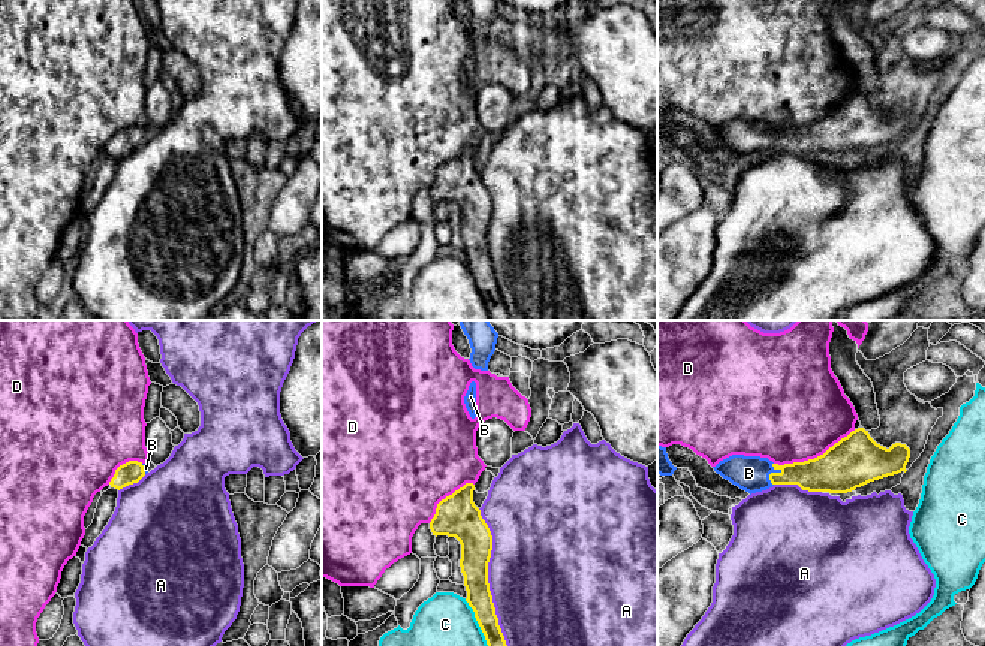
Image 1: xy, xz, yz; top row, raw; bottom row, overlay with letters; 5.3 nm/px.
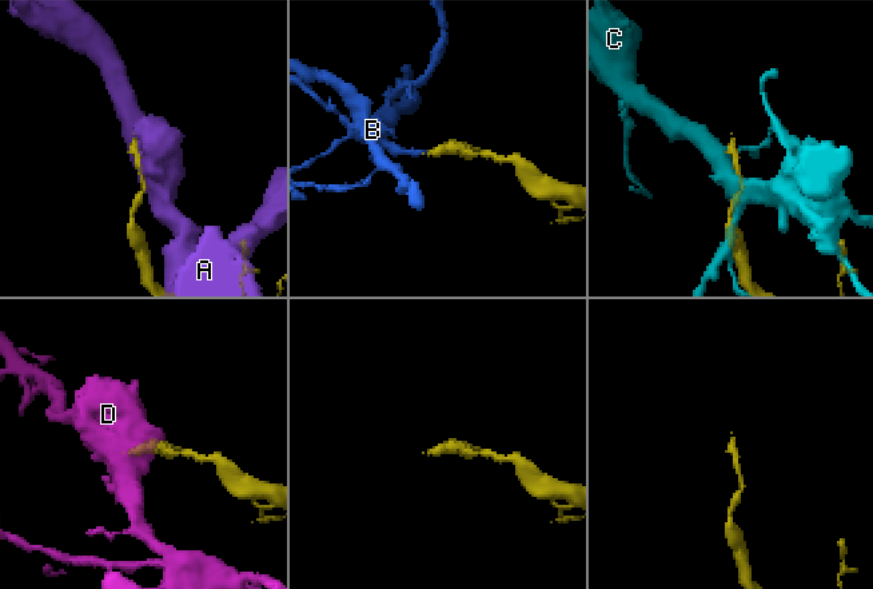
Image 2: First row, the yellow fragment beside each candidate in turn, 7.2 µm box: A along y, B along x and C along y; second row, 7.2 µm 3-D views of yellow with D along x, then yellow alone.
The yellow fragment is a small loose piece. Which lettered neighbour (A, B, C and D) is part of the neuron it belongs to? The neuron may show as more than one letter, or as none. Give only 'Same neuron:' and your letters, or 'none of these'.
Same neuron: B

